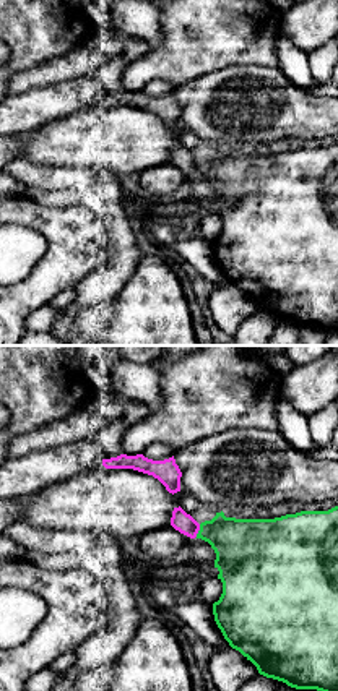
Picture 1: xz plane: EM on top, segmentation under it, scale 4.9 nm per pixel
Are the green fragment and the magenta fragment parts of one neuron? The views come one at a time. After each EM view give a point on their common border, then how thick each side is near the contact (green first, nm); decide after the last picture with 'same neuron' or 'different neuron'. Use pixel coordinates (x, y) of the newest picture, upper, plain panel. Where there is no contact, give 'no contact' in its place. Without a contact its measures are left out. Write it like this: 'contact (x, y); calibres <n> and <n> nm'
contact (199, 167); calibres 300 and 100 nm

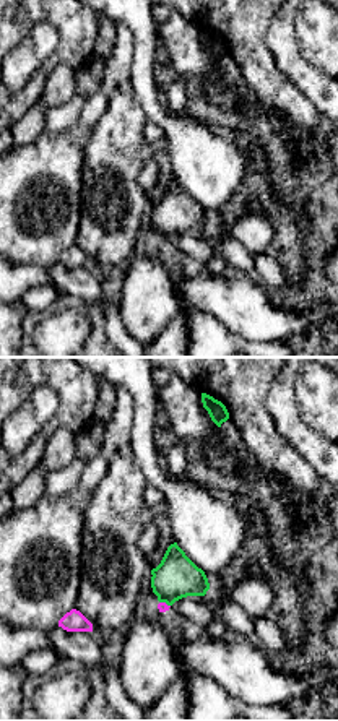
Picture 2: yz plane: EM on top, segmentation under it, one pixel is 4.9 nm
contact (164, 237); calibres 220 and 50 nm

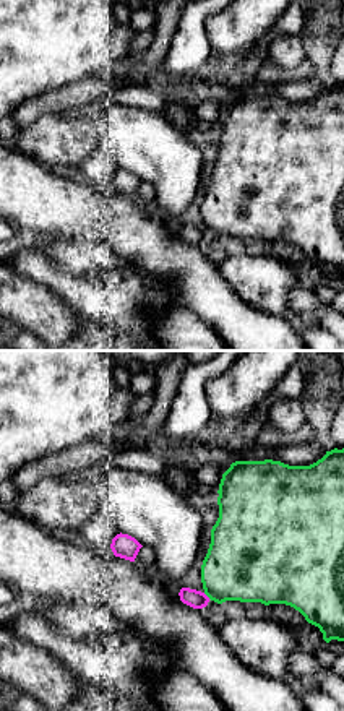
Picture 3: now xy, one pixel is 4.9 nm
contact (206, 231); calibres 380 and 90 nm

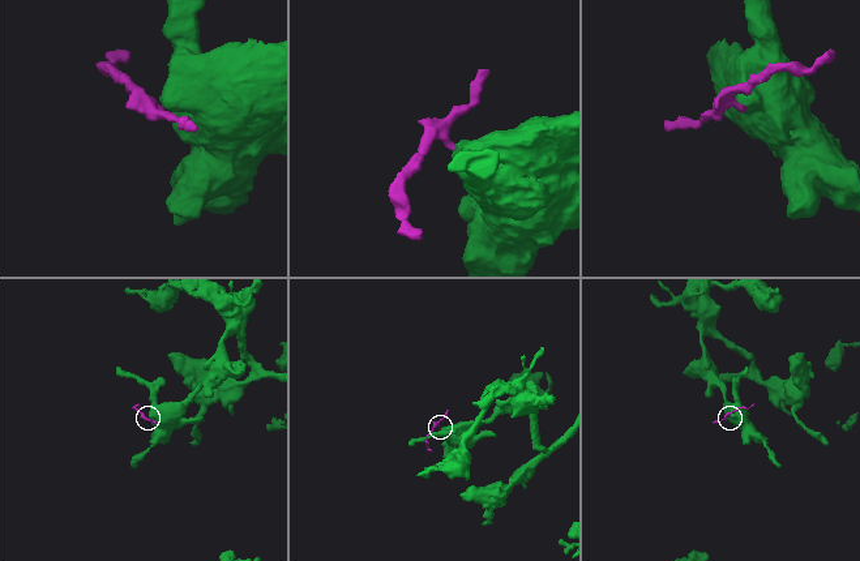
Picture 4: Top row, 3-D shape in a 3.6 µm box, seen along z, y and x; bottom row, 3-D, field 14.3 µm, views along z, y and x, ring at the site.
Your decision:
different neuron

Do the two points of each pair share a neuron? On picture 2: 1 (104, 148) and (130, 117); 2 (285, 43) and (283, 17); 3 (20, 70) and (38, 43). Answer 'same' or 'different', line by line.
1: same
2: same
3: same

